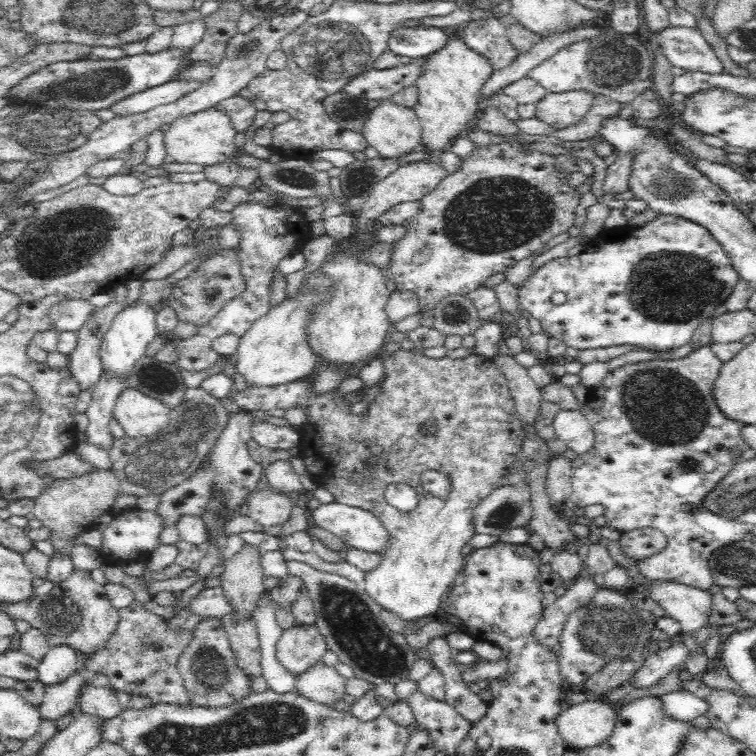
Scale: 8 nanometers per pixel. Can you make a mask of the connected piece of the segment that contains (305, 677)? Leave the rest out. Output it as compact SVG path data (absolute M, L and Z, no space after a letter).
M316 662L312 667L296 677L297 690L309 700L334 707L344 693L346 680L338 674L335 666Z

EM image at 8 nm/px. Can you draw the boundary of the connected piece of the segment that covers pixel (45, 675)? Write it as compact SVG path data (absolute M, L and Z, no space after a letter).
M59 645L52 648L47 656L39 663L39 682L45 686L60 684L70 674L76 672L78 664L78 652L67 645Z

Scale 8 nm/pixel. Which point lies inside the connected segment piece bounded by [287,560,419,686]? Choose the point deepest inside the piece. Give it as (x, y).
(350, 619)

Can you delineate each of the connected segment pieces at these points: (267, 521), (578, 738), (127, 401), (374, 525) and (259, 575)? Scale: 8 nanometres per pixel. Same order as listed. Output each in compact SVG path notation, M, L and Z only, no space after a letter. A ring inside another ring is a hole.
M256 490L248 496L245 512L263 528L270 528L283 525L290 518L294 505L288 495L276 490Z
M599 700L565 705L556 716L556 731L569 750L595 747L612 734L618 708Z
M128 387L116 399L113 418L122 426L125 436L149 438L166 426L170 411L159 400Z
M336 501L321 504L312 515L318 527L344 541L348 548L382 554L388 533L374 513Z
M245 543L237 553L224 562L225 569L220 575L221 587L224 589L224 596L233 608L233 615L238 618L246 615L252 616L260 593L264 591L264 575L260 564L262 546Z

